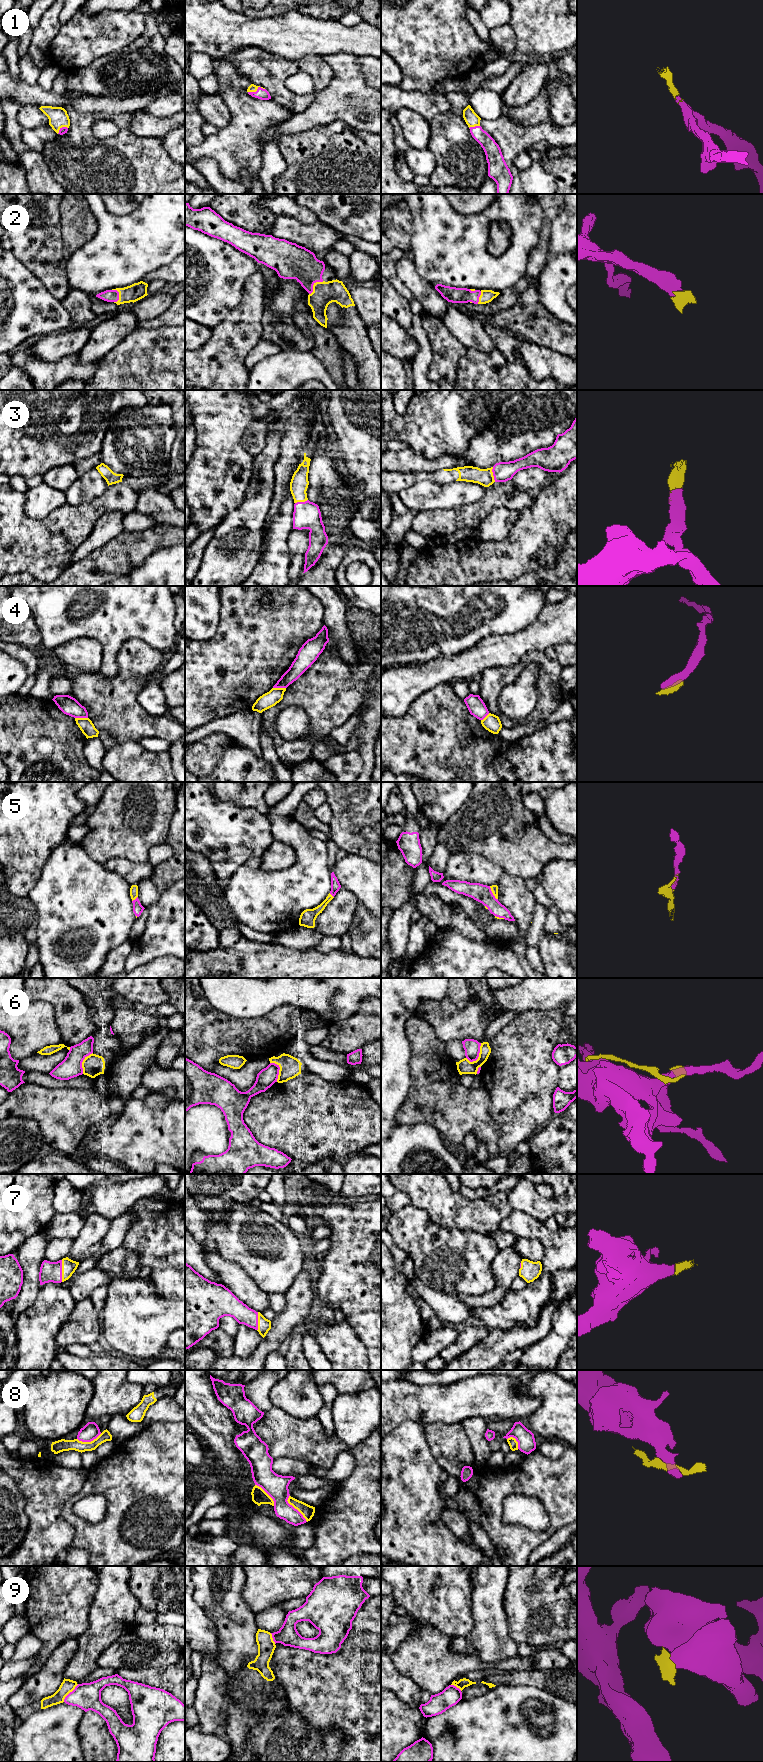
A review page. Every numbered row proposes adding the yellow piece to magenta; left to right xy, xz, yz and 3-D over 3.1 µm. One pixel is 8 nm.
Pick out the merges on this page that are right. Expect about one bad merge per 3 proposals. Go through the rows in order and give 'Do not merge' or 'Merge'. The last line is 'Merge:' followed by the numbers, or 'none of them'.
1: Merge
2: Merge
3: Merge
4: Do not merge
5: Merge
6: Do not merge
7: Merge
8: Do not merge
9: Do not merge
Merge: 1, 2, 3, 5, 7

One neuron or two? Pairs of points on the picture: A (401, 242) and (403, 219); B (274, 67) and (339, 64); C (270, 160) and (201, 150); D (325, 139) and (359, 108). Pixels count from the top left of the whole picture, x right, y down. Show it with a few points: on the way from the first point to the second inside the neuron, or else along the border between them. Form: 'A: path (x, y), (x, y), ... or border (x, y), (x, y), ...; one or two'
A: path (400, 236), (400, 225); one
B: border (321, 56), (333, 71), (333, 79), (327, 87); two
C: border (262, 151), (262, 166), (258, 175), (260, 182); two
D: border (321, 123), (342, 120), (360, 130), (366, 130); two

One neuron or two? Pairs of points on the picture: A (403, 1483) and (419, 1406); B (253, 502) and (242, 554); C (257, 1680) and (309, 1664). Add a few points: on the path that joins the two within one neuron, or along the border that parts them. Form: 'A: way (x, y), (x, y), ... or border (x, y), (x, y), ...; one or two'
A: border (423, 1424), (405, 1419), (394, 1429); two
B: way (252, 515), (252, 531), (244, 541); one
C: border (274, 1651), (269, 1667), (275, 1677); two

